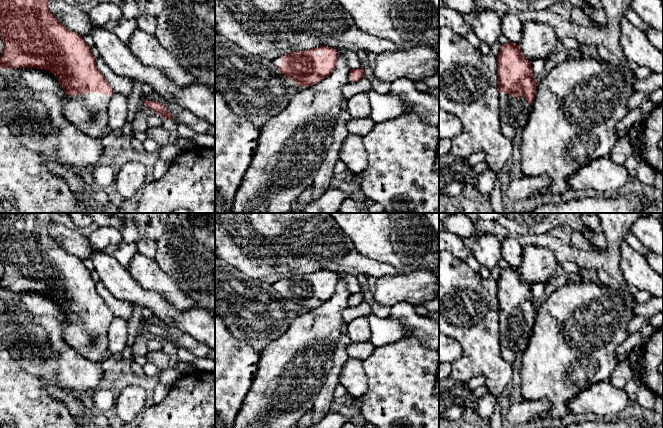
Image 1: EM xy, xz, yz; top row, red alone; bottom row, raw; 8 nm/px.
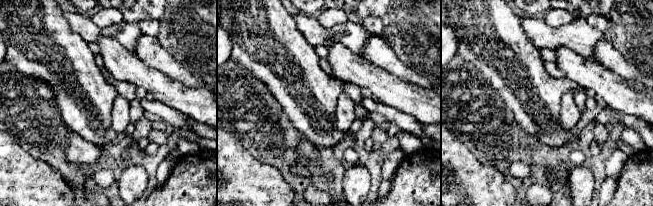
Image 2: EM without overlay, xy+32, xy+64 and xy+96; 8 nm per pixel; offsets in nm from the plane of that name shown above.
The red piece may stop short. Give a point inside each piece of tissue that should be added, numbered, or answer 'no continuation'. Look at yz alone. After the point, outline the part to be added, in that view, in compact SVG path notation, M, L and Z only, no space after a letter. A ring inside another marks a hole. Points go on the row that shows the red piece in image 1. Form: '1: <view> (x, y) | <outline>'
1: yz (513, 113) | M499 93L499 118L501 133L507 138L513 140L517 132L525 127L528 121L528 116L533 110L533 106L526 100L523 95L517 99L514 95Z

